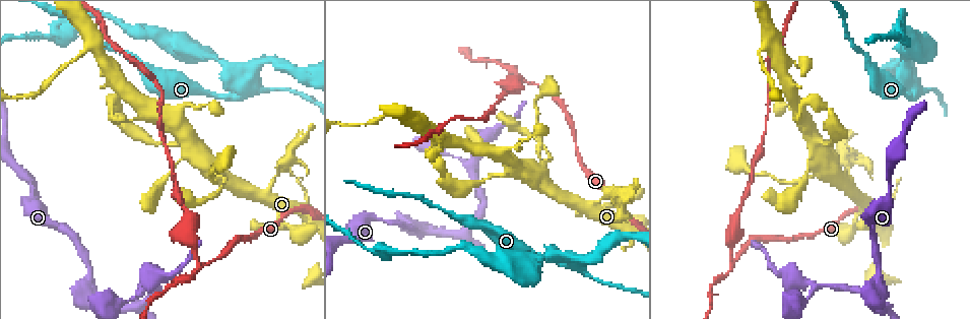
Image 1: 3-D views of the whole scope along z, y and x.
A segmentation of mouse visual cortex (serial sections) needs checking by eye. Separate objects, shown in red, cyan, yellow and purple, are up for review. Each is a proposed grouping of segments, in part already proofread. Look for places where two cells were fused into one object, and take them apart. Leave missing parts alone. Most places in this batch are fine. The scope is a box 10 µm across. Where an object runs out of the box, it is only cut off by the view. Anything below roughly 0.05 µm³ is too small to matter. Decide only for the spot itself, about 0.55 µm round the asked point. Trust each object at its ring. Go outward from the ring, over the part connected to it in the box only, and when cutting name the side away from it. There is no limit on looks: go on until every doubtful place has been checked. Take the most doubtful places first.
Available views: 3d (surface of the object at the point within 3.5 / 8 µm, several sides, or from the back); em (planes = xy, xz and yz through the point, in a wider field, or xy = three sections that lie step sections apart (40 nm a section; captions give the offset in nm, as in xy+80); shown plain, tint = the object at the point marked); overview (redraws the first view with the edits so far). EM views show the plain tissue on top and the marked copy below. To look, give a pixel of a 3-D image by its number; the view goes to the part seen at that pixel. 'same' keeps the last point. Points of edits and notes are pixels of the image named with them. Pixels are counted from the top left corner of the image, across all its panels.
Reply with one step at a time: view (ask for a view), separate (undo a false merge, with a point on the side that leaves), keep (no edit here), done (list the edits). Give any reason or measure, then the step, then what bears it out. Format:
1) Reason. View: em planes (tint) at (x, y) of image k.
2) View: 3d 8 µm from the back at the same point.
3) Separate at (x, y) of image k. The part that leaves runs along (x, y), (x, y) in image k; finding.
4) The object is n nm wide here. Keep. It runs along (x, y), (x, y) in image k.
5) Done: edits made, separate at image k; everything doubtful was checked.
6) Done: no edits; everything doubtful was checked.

Three arms meet. View: 3d 3.5 µm at (528, 83) of image 1.

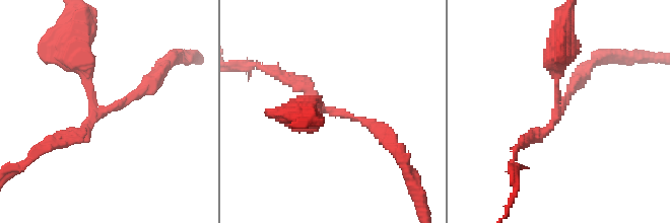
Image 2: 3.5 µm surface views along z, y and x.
View: em planes (tint) at (103, 109) of image 2.

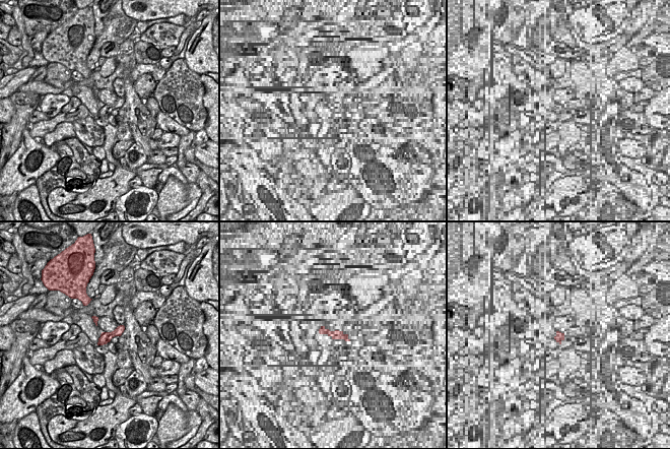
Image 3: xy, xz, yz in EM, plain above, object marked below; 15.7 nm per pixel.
View: em xy step 1 (tint) at the same point.

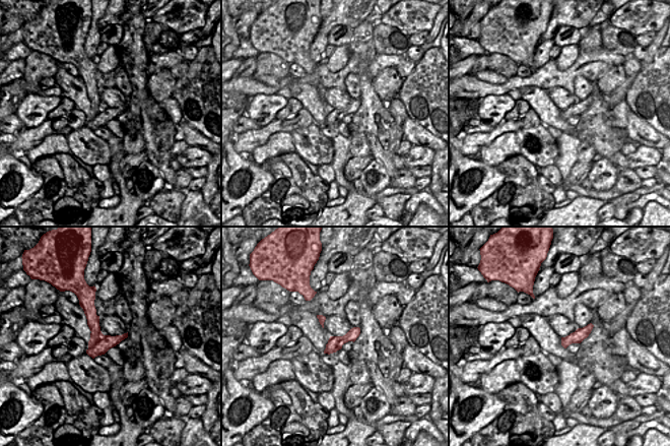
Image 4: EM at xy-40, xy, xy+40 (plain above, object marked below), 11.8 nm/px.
The arms are 200, 200, 200 nm wide. Separate at (89, 72) of image 2. The part that leaves runs along (95, 101), (71, 58), (77, 26) in image 2; two cells meet here.

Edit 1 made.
Redraw. View: overview.

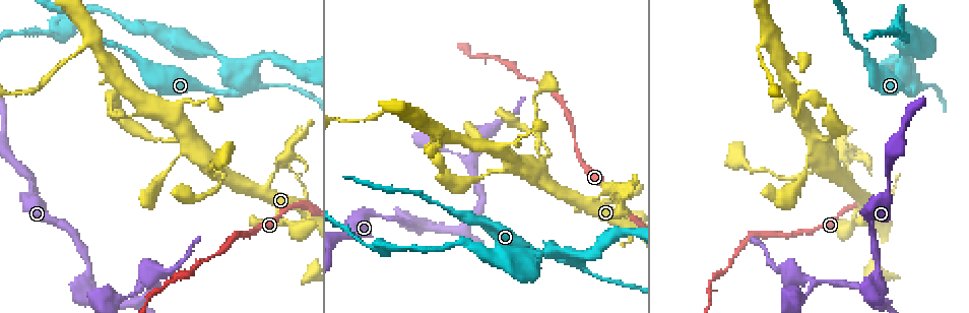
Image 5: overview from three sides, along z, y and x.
Thick turns thin. View: 3d 8 µm at (244, 80) of image 5.

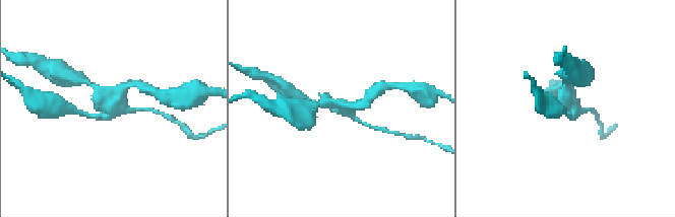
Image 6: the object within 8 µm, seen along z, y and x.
4 arms meet here; the arms are 150, 150, 250, 350 nm wide; shape alone is not enough. View: em xy step 1 (tint) at the same point.

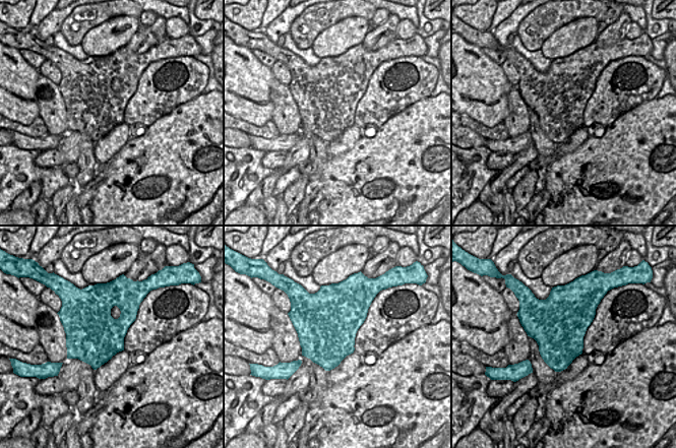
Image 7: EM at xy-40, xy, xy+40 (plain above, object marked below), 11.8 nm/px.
Separate at (355, 104) of image 6. The part that leaves runs along (114, 106), (98, 87), (82, 80) in image 6; two cells meet here.

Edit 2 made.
A fork. View: 3d 8 µm at (283, 158) of image 5.

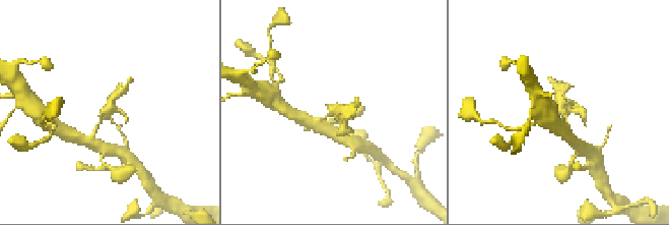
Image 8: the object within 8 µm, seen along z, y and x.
Zoom in. View: 3d 3.5 µm at the same point.

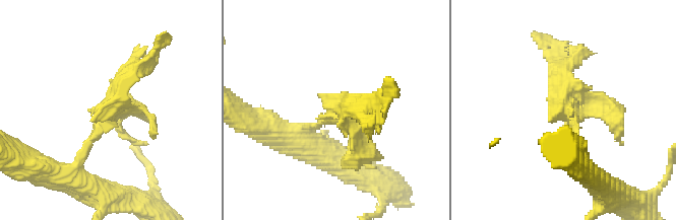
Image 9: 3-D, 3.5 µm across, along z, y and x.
Now the EM. View: em xy step 1 (tint) at (570, 110) of image 9.

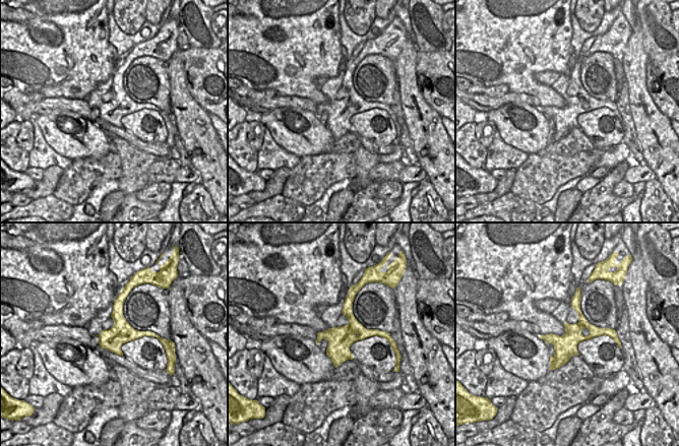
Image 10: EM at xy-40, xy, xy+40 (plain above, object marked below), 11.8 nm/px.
Separate at (328, 105) of image 9. The part that leaves runs along (323, 121), (373, 105) in image 9; a second cell is stuck on.

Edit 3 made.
Calibre changes. View: 3d 8 µm from the back at (466, 217) of image 5.

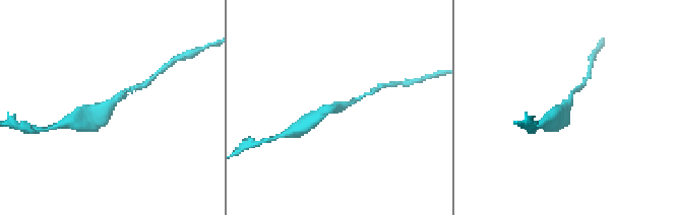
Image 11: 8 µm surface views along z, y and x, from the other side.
The arms are 100, 350 nm wide; need the tissue. View: em xy step 5 (tint) at the same point.

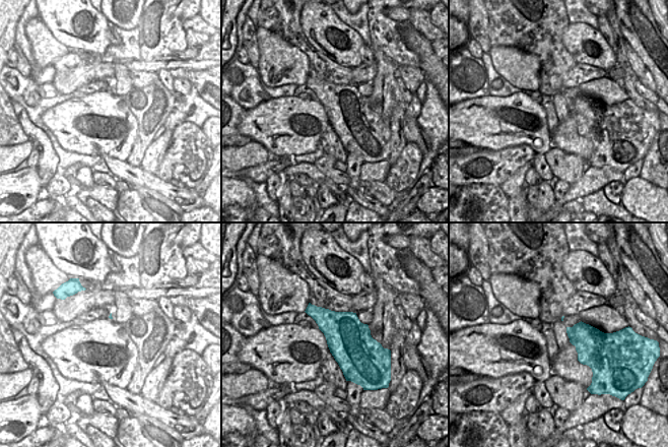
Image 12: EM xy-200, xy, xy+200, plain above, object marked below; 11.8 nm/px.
Keep. It runs along (89, 122), (122, 92), (134, 88) in image 11; one cell here.

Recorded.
Done: edits made, separate at image 2, separate at image 6, separate at image 9; everything doubtful was checked.

